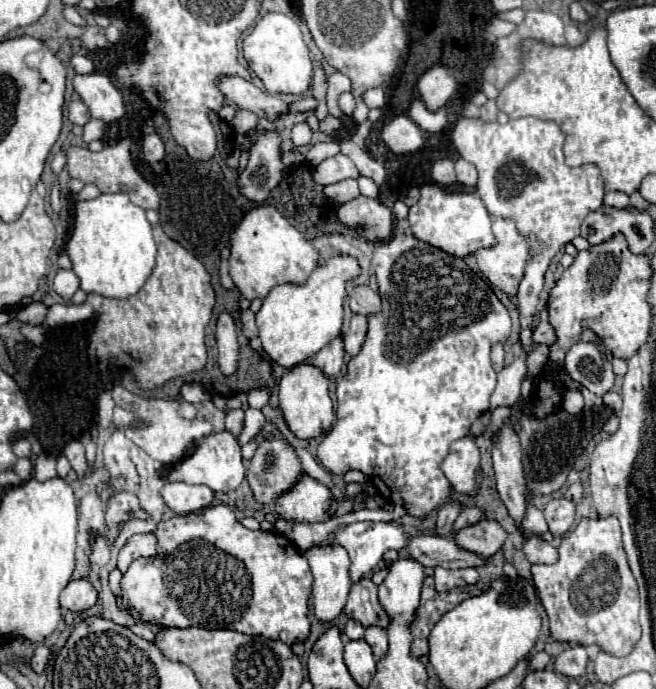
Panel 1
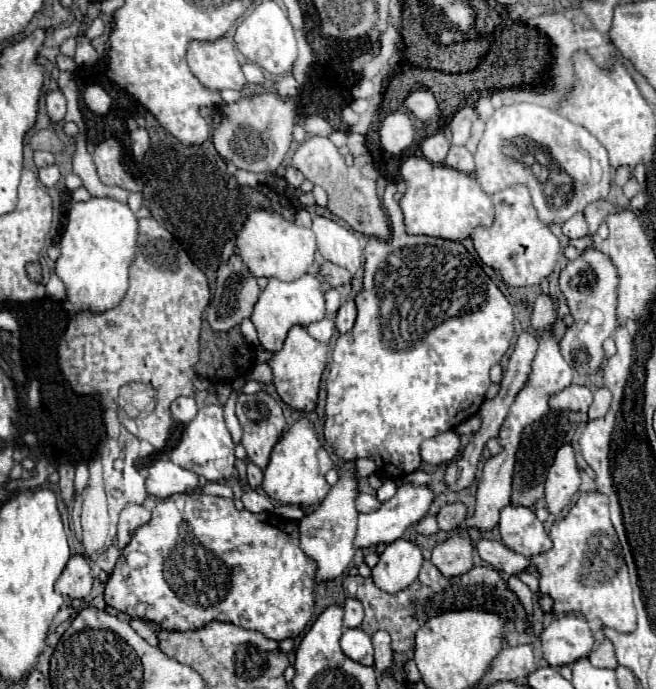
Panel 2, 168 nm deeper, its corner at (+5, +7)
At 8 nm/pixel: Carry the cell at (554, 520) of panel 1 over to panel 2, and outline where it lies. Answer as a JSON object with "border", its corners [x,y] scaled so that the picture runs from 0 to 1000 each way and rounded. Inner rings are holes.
{"border":[[[858,643],[846,657],[831,698],[834,742],[852,745],[861,739],[870,730],[873,718],[883,713],[883,701],[886,689],[877,669],[877,652],[870,643]]]}

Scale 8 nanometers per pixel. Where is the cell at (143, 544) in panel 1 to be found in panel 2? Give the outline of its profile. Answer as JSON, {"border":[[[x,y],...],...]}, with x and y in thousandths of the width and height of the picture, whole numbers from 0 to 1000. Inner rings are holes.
{"border":[[[194,733],[188,742],[184,742],[184,750],[181,750],[181,774],[178,774],[178,794],[188,797],[197,782],[200,782],[200,774],[203,768],[209,768],[212,762],[221,762],[230,750],[230,742],[221,736],[221,733]]]}

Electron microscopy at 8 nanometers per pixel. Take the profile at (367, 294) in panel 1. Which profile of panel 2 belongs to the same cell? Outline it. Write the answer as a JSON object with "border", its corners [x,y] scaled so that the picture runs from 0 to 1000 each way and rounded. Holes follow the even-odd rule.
{"border":[[[495,379],[495,382],[486,388],[486,396],[489,396],[492,405],[495,405],[502,414],[508,414],[508,417],[517,417],[517,414],[526,414],[526,411],[535,408],[535,399],[532,399],[523,388],[508,385],[508,382],[502,382],[502,379]]]}

